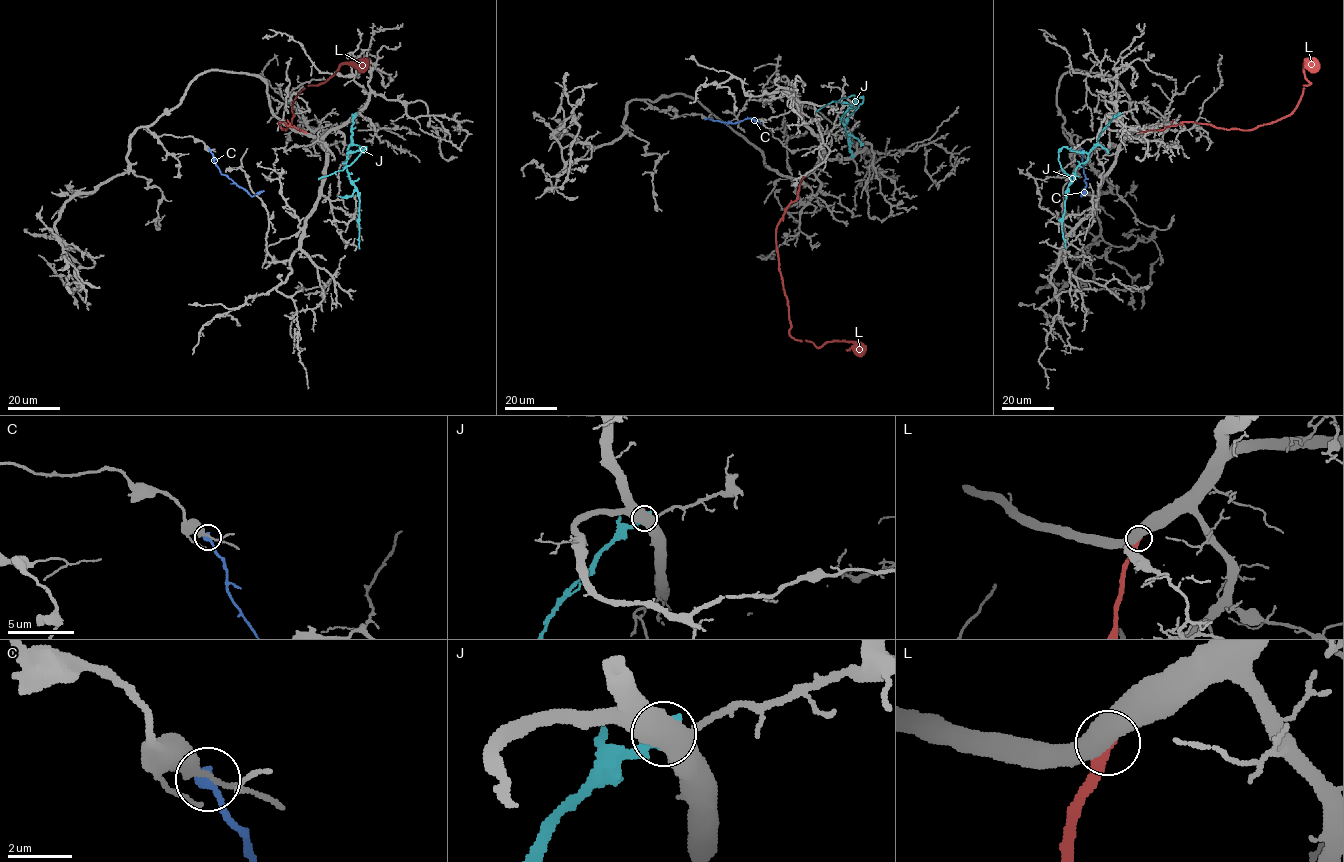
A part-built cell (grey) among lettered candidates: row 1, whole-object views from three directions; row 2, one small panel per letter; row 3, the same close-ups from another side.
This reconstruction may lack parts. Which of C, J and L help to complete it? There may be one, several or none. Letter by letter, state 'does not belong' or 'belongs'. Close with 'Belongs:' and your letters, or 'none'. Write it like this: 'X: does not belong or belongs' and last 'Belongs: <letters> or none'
C: does not belong
J: does not belong
L: belongs
Belongs: L

